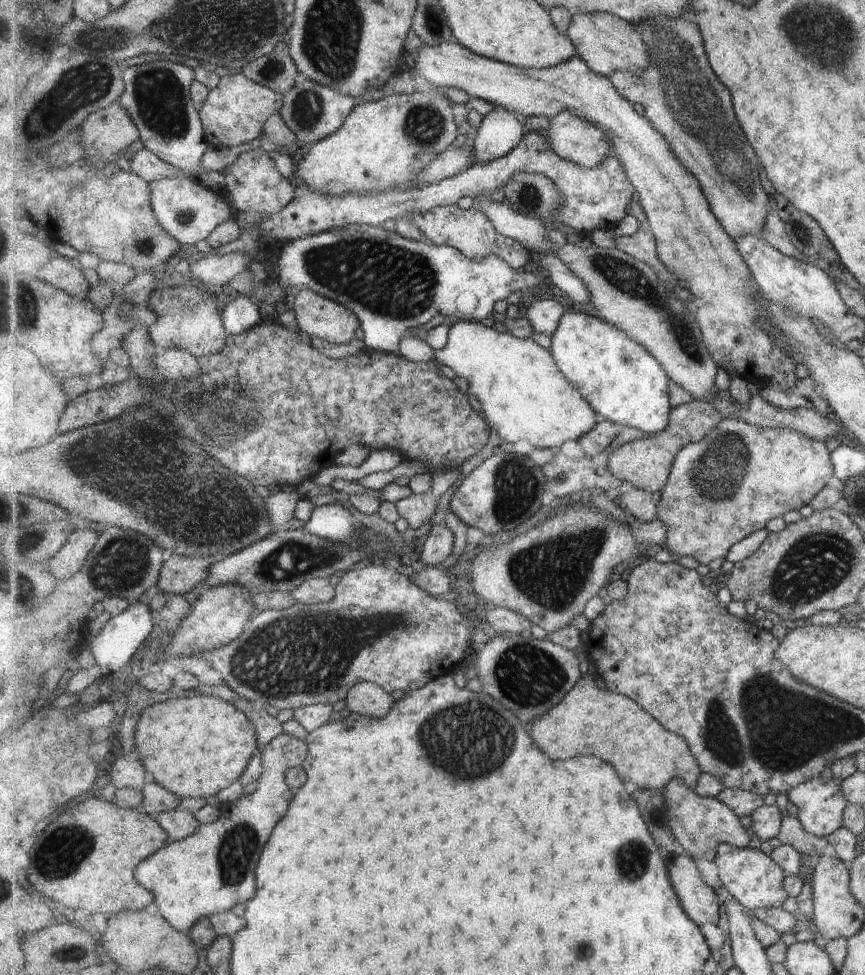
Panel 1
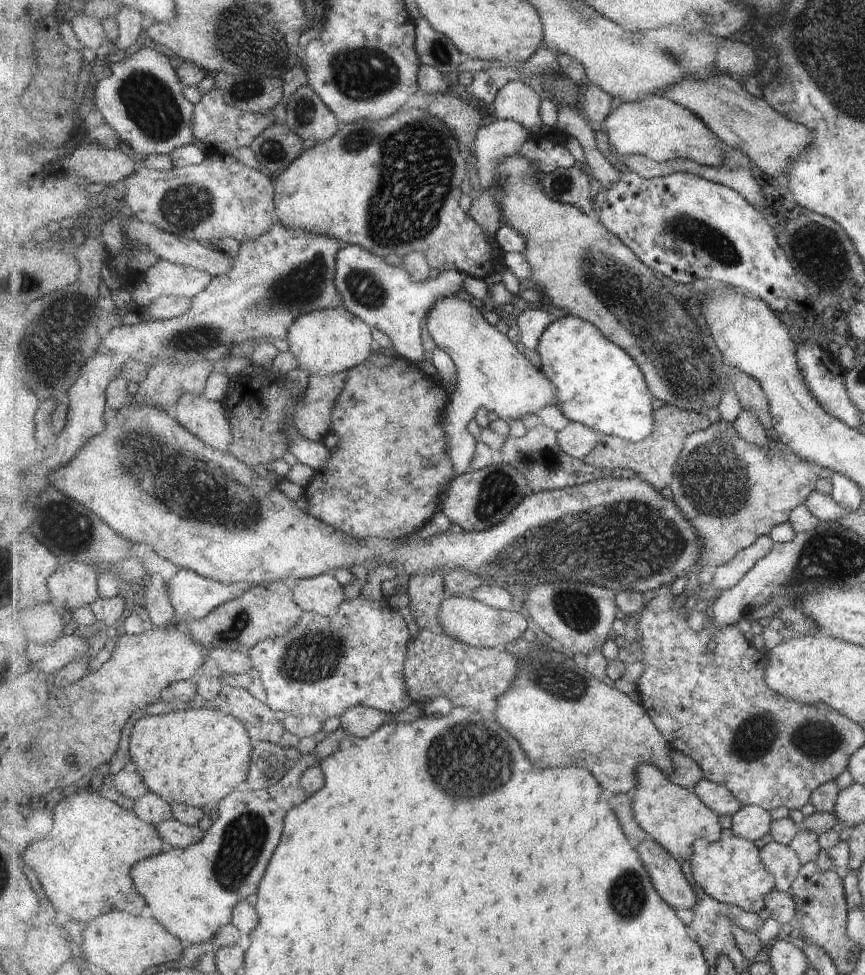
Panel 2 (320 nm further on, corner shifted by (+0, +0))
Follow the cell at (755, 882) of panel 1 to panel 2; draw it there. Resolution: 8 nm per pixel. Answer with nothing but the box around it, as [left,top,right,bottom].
[691,834,798,924]

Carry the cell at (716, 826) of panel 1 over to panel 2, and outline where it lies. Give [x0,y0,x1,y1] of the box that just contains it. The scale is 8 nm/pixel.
[631,763,723,859]

